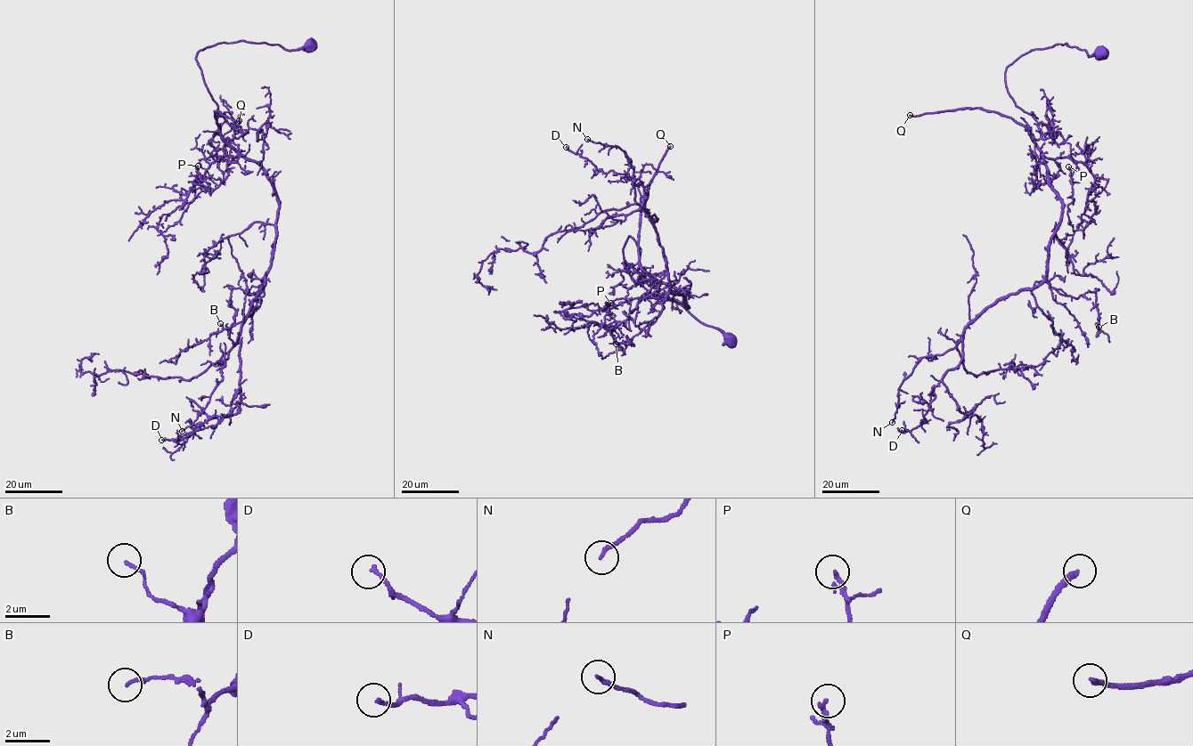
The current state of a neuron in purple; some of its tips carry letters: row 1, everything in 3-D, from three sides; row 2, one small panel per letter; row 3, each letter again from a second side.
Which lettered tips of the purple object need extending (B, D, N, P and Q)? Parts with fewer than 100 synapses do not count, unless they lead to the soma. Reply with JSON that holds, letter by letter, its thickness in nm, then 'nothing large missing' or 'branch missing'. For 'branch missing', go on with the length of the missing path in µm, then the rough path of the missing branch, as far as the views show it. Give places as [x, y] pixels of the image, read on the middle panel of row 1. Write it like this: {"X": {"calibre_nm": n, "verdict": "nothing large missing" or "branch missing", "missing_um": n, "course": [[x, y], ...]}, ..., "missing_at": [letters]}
{"B": {"calibre_nm": 130, "verdict": "nothing large missing"}, "D": {"calibre_nm": 160, "verdict": "nothing large missing"}, "N": {"calibre_nm": 170, "verdict": "nothing large missing"}, "P": {"calibre_nm": 190, "verdict": "nothing large missing"}, "Q": {"calibre_nm": 240, "verdict": "branch missing", "missing_um": 250, "course": [[670, 146], [690, 132], [703, 173], [688, 249], [584, 215], [484, 239], [422, 280], [442, 304], [467, 296]]}, "missing_at": ["Q"]}

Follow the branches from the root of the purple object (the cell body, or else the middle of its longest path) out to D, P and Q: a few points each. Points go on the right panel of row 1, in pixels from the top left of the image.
D: (1100, 53), (1056, 44), (1006, 68), (1062, 204), (1047, 274), (967, 328), (924, 422), (902, 430)
P: (1100, 53), (1056, 44), (1005, 73), (1041, 151), (1094, 177), (1074, 231), (1068, 166)
Q: (1100, 53), (1056, 44), (1006, 68), (1007, 91), (1037, 123), (1038, 140), (1010, 117), (979, 108), (910, 115)

